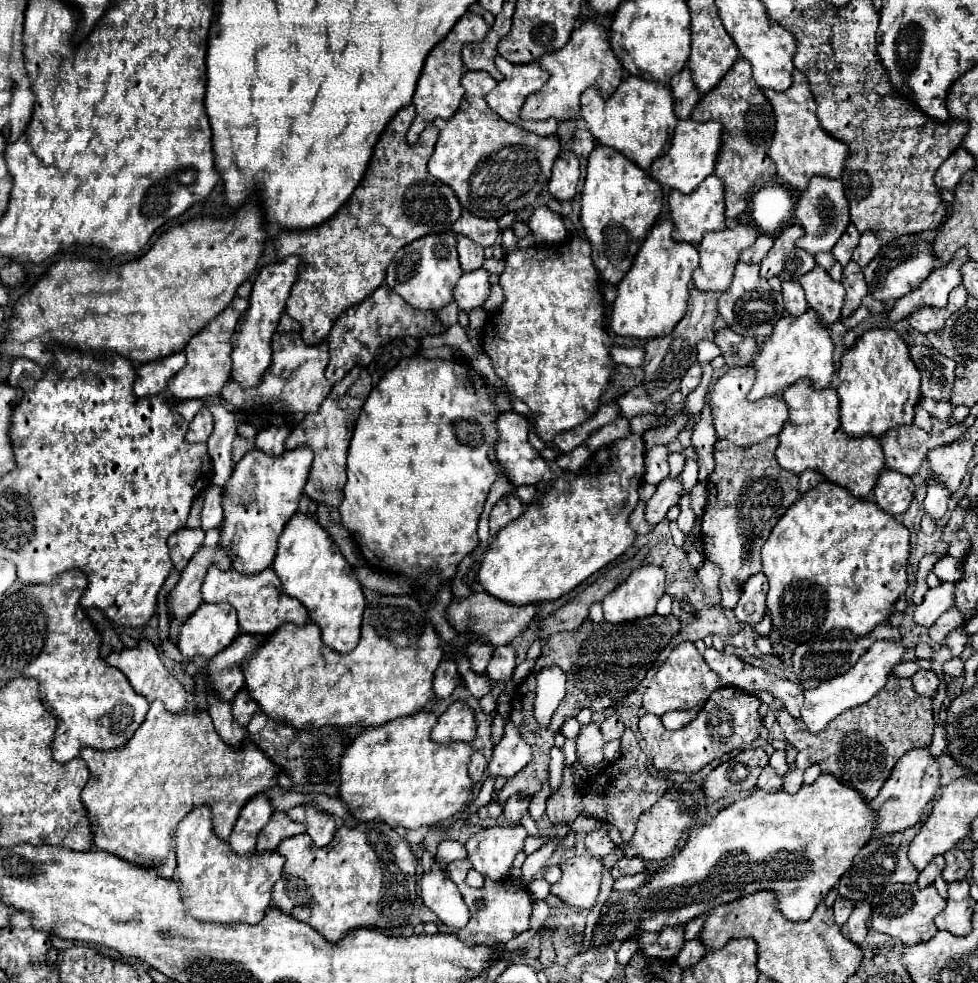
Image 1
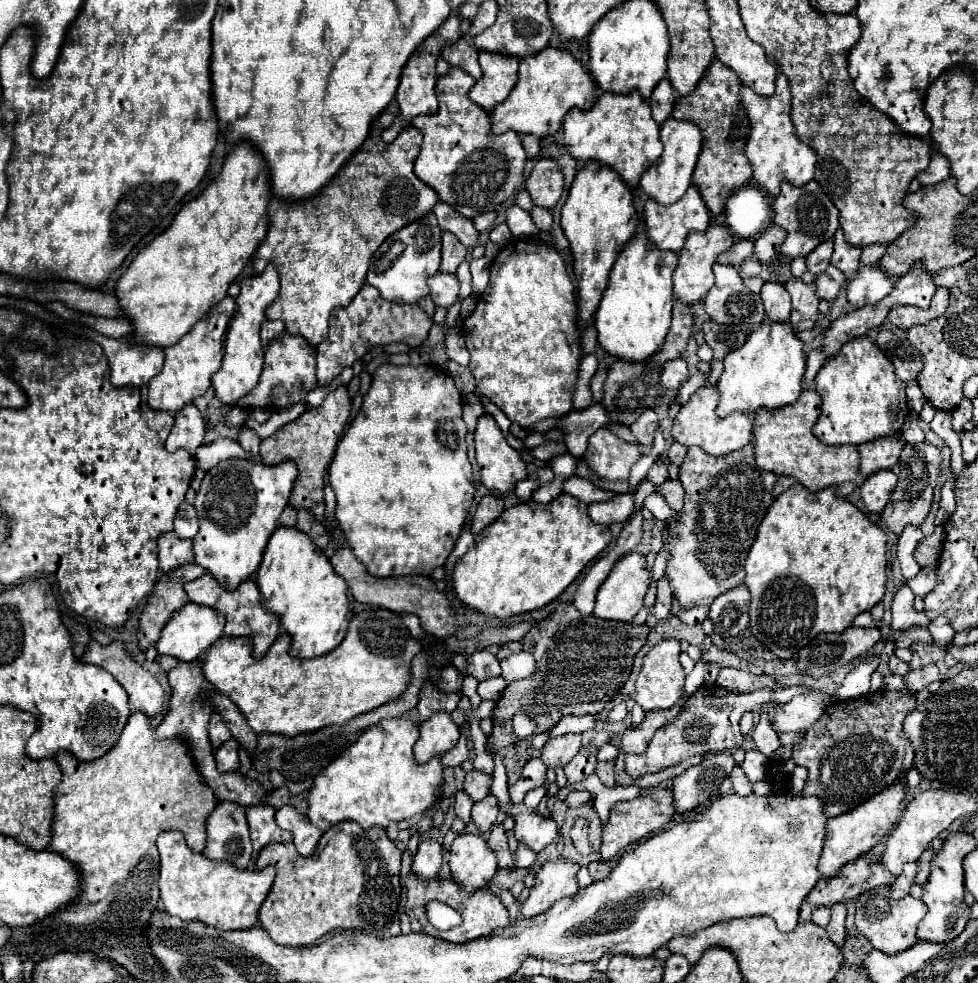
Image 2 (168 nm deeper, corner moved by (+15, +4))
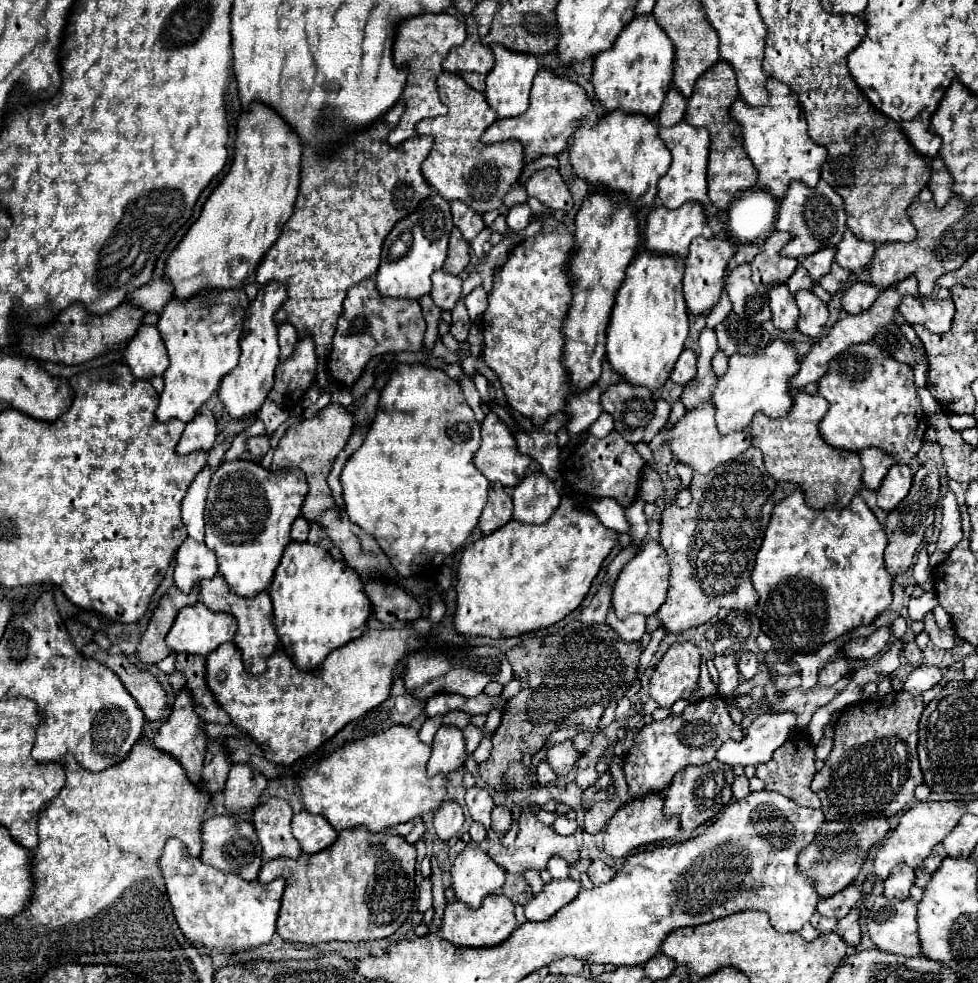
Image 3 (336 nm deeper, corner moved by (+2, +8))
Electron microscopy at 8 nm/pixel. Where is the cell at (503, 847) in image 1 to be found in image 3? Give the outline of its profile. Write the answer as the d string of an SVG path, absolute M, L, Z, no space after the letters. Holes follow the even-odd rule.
M469 843L455 857L451 865L451 877L455 897L477 909L483 897L505 885L507 869L501 869L501 865L497 865L479 845Z

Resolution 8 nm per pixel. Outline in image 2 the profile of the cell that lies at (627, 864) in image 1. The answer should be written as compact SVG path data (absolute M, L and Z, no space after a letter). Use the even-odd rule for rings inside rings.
M592 861L592 863L588 865L588 871L590 871L590 875L592 875L594 881L602 881L602 879L608 877L608 873L610 873L612 869L610 869L610 865L604 863L604 861Z

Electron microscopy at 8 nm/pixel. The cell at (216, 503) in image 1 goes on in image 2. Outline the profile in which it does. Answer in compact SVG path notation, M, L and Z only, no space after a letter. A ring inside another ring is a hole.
M190 507L188 511L178 511L174 517L174 533L180 539L192 539L198 529L196 511Z

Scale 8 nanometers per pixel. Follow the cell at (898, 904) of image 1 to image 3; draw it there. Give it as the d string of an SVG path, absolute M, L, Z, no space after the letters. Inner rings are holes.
M883 895L875 897L873 911L867 917L867 927L873 943L889 953L917 957L921 941L917 937L917 901L889 901Z

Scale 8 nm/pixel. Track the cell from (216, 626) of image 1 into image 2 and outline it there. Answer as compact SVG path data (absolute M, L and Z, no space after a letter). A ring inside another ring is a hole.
M186 603L182 609L174 611L172 617L168 619L168 623L164 625L160 639L156 643L156 651L160 655L172 655L172 657L186 661L186 663L196 661L212 643L216 643L222 637L224 623L226 623L226 619L220 611L198 605L198 603Z

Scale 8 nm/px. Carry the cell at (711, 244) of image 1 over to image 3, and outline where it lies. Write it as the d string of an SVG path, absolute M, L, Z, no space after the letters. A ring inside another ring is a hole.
M697 237L693 245L689 247L689 255L685 261L685 277L683 277L683 295L687 301L687 309L695 315L705 313L713 309L719 301L719 295L723 291L723 277L729 259L735 255L735 243L727 237Z

